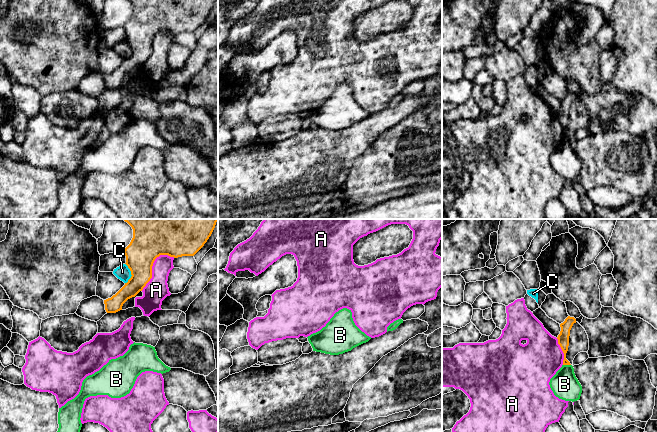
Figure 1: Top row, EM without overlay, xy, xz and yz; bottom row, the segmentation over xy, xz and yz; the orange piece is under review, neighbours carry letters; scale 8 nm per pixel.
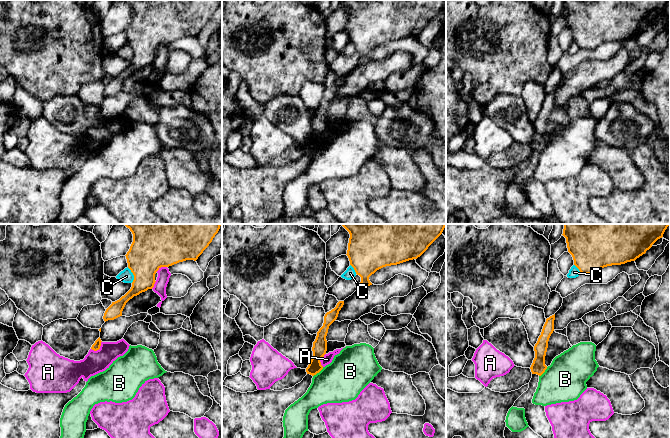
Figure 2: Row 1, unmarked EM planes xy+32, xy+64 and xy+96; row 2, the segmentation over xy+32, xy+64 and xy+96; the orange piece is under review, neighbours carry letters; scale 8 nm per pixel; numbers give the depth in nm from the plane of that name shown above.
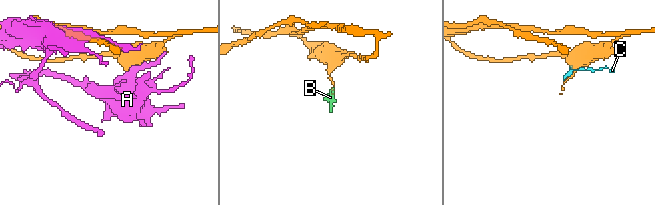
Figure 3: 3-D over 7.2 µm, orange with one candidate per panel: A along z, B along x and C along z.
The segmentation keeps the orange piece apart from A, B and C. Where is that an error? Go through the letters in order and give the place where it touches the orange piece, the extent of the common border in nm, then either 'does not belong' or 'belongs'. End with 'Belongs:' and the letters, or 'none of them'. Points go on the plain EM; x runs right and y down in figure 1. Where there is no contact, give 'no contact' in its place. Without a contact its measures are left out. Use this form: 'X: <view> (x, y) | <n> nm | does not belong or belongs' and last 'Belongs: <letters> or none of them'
A: xy (152, 41) | 380 nm | does not belong
B: yz (567, 140) | 60 nm | does not belong
C: xy (131, 49) | 170 nm | does not belong
Belongs: none of them

